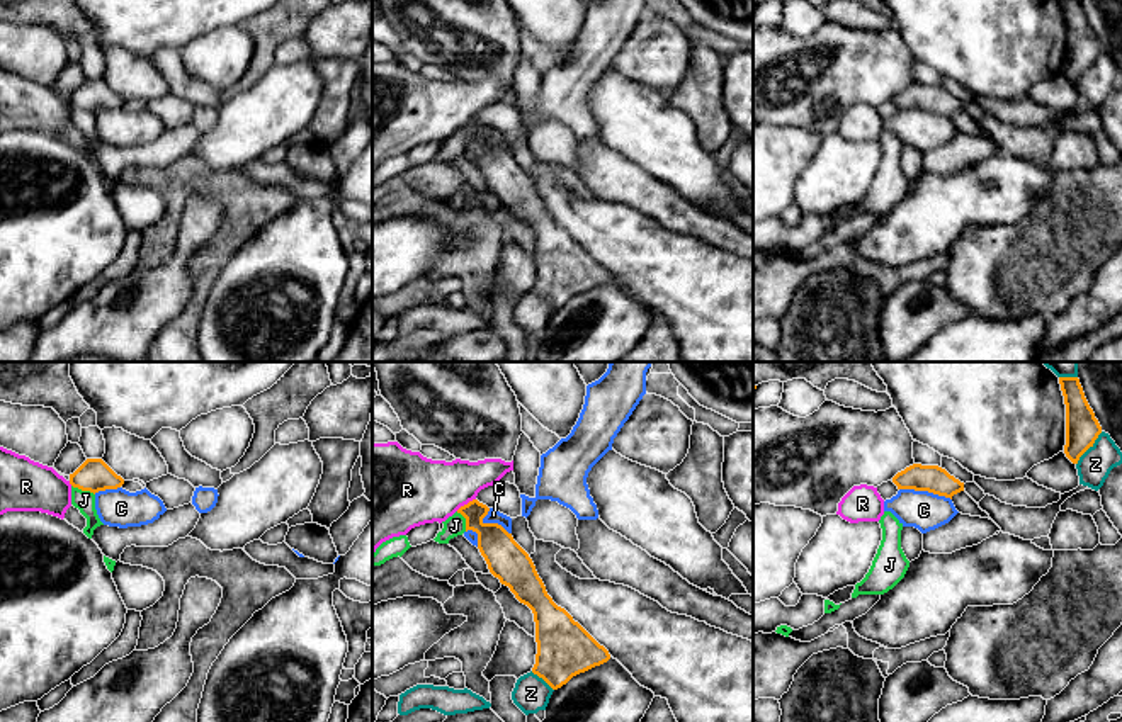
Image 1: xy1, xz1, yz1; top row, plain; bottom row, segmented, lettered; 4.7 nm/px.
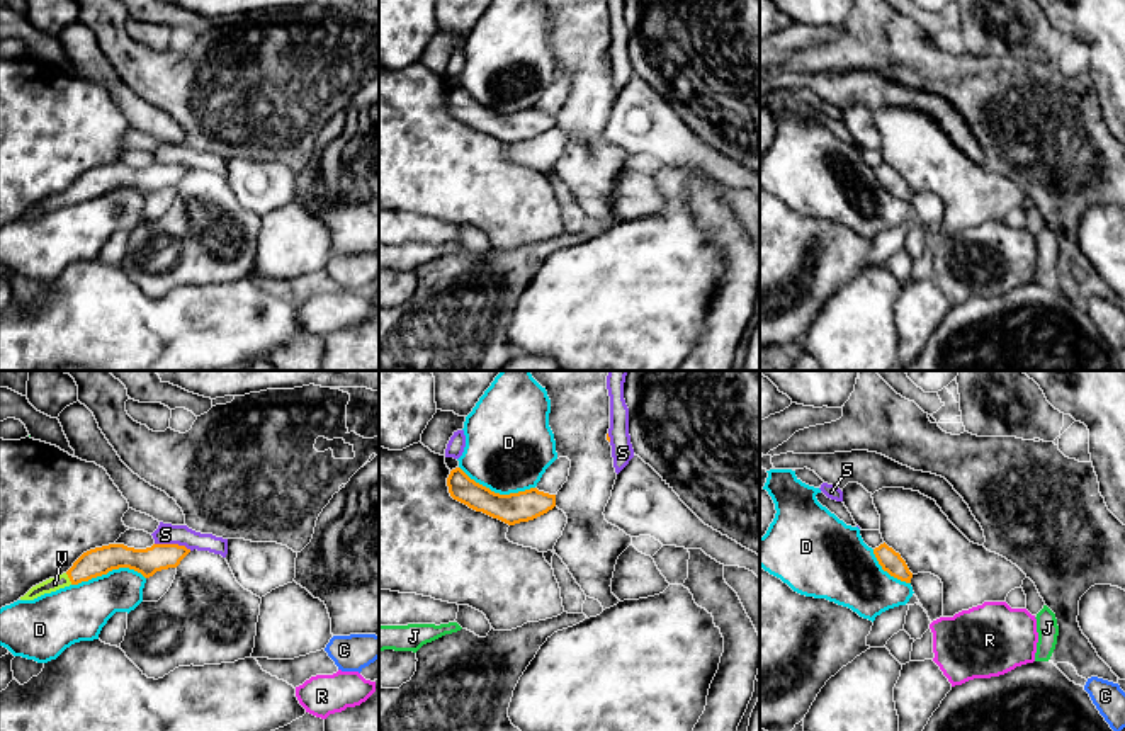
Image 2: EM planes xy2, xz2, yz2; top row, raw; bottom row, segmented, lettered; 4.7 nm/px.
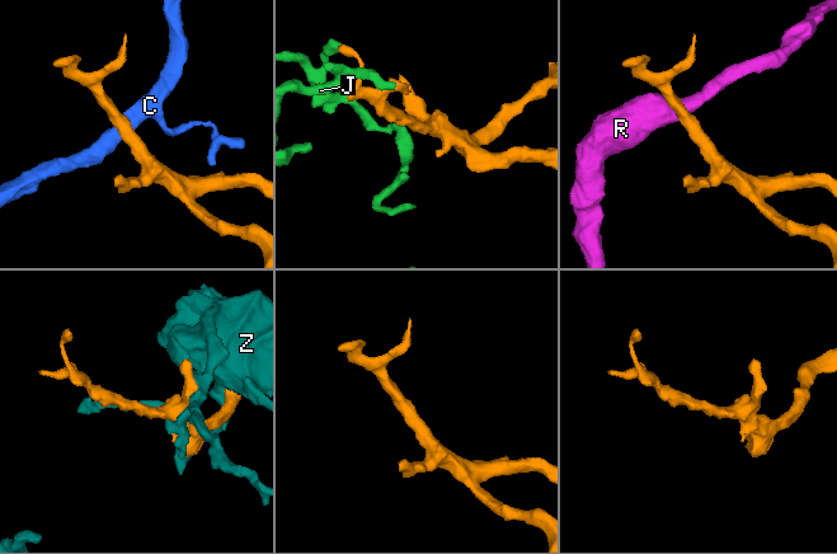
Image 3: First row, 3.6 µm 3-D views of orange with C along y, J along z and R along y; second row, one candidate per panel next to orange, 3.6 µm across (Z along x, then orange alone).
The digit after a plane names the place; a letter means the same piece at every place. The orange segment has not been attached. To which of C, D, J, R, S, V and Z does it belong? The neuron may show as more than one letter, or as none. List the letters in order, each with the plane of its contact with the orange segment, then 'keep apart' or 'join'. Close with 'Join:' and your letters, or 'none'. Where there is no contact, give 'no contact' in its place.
C: yz1 | keep apart
D: xz2 | keep apart
J: xy1 | keep apart
R: xz1 | keep apart
S: xy2 | keep apart
V: xy2 | join
Z: yz1 | keep apart
Join: V

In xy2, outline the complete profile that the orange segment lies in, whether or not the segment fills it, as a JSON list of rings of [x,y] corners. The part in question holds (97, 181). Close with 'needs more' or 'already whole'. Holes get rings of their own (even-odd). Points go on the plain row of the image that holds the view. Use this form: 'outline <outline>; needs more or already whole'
outline [[[124,163],[95,167],[83,172],[66,192],[32,206],[20,219],[34,219],[44,212],[88,201],[119,187],[129,187],[150,197],[156,190],[177,187],[189,172],[190,168],[178,163],[153,163],[146,168]]]; needs more

